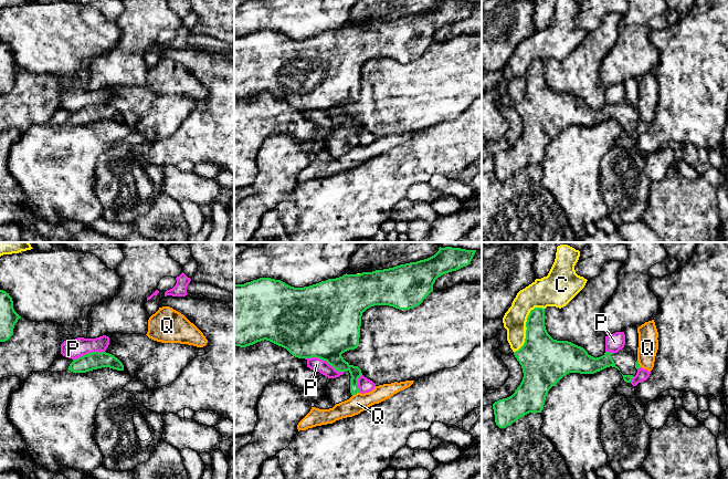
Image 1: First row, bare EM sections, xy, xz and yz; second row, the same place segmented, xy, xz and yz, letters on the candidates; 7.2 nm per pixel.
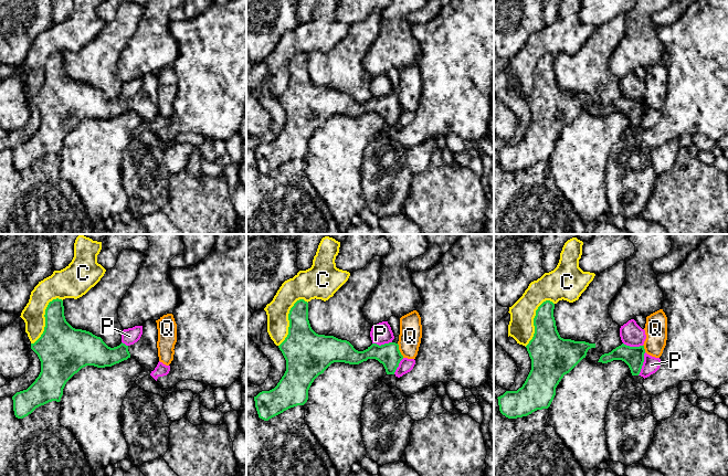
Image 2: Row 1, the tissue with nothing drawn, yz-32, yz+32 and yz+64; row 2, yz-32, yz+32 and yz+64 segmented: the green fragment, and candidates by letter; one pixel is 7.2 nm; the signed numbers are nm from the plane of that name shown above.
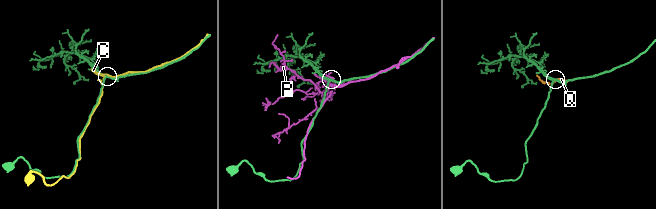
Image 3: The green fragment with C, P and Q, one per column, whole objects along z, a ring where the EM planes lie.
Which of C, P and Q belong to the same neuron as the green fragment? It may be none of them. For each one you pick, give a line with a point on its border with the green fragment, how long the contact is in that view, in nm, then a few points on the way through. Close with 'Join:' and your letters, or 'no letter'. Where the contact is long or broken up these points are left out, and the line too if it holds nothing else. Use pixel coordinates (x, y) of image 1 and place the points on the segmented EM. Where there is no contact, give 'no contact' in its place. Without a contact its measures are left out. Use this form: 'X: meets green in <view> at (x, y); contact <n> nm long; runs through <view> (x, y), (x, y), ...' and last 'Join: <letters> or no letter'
Join: no letter

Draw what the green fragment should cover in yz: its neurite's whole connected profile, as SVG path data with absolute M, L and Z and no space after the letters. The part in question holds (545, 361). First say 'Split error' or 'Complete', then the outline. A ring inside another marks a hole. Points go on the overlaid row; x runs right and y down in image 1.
Split error. M535 308L530 311L526 327L525 343L514 352L523 368L523 381L511 396L493 404L495 423L499 428L506 428L529 413L541 413L549 389L569 373L594 374L612 366L620 371L624 382L631 383L640 368L637 361L639 333L634 326L627 326L624 330L625 345L622 350L614 354L605 352L597 358L589 355L583 347L571 342L553 340L546 330L545 309L542 308Z

